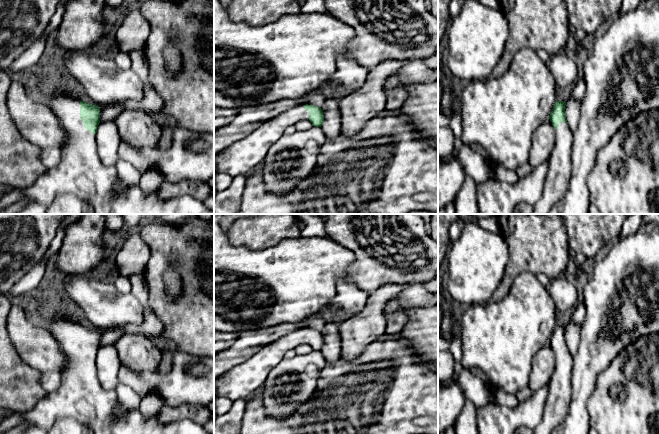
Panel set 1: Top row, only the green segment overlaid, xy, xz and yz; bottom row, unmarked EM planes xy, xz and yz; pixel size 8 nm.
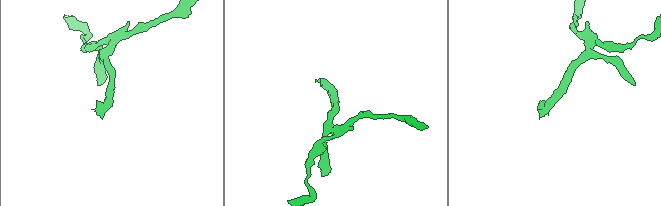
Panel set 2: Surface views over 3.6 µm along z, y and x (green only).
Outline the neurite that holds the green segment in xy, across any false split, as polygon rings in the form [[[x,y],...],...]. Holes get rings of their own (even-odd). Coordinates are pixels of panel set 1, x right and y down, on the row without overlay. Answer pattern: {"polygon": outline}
{"polygon": [[[60,312],[48,318],[47,330],[61,346],[67,364],[61,373],[61,386],[39,400],[35,406],[24,412],[24,422],[28,422],[49,431],[59,418],[72,418],[92,429],[94,434],[209,434],[203,426],[193,420],[183,419],[162,423],[157,414],[145,418],[139,408],[122,412],[116,416],[113,412],[119,407],[116,390],[105,390],[97,378],[95,358],[100,347],[100,333],[71,318],[60,318]]]}

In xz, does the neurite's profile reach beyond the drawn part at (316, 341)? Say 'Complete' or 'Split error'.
Split error

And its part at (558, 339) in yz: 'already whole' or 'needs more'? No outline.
needs more

